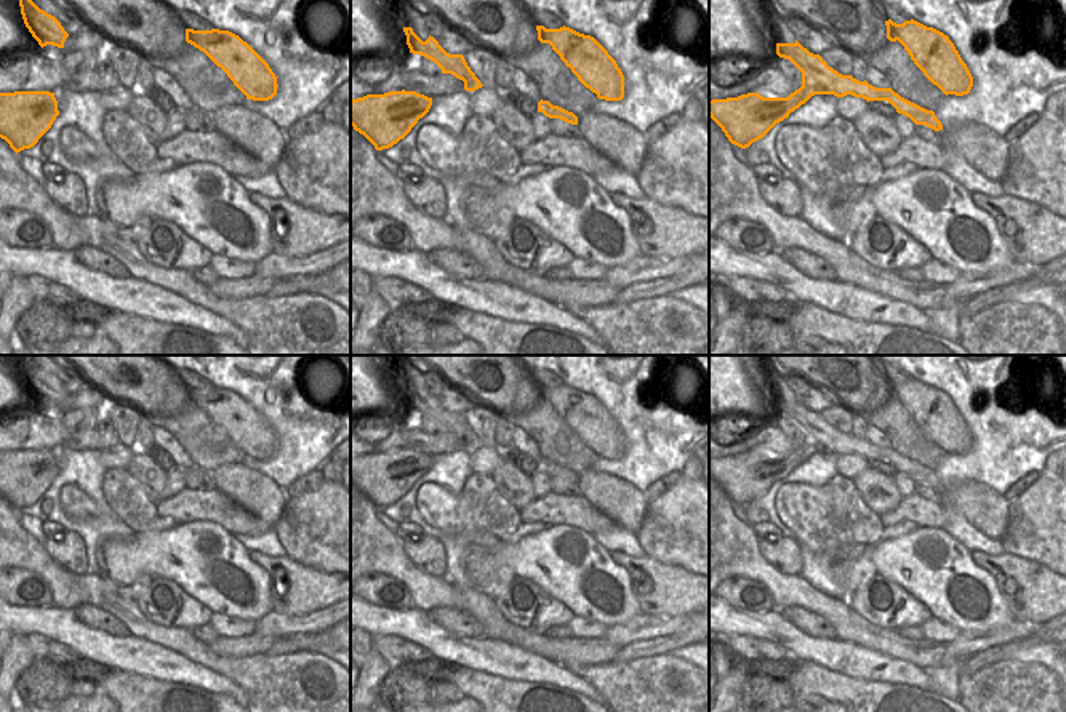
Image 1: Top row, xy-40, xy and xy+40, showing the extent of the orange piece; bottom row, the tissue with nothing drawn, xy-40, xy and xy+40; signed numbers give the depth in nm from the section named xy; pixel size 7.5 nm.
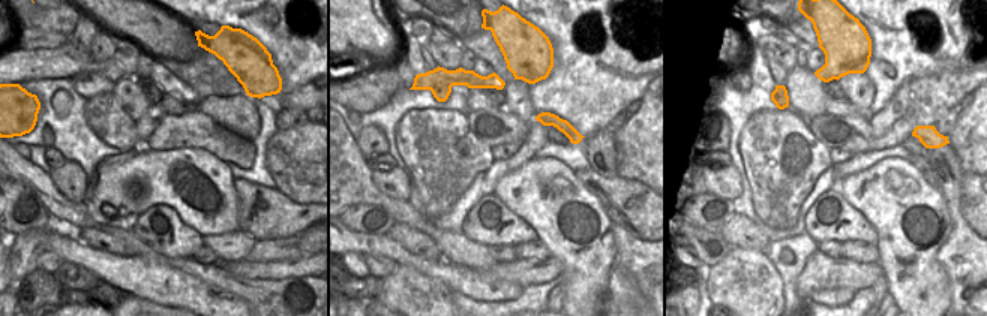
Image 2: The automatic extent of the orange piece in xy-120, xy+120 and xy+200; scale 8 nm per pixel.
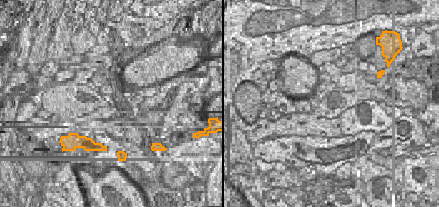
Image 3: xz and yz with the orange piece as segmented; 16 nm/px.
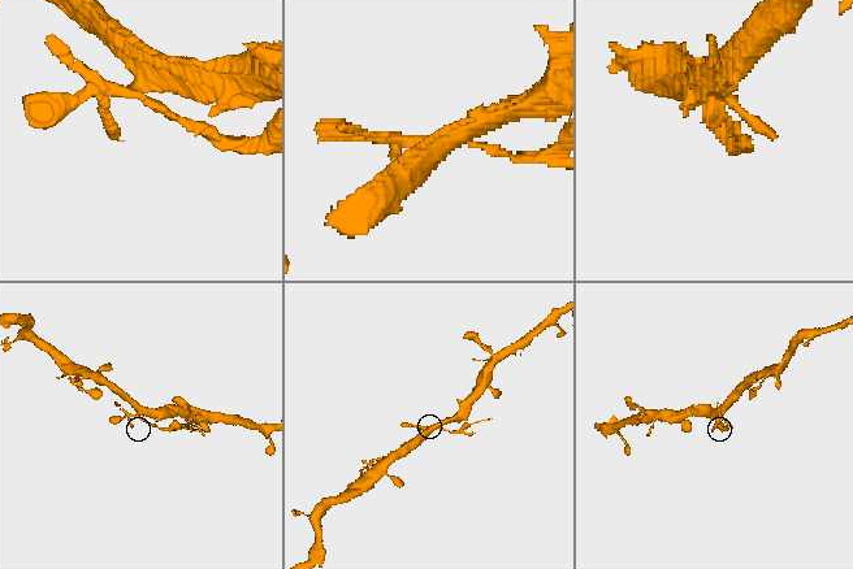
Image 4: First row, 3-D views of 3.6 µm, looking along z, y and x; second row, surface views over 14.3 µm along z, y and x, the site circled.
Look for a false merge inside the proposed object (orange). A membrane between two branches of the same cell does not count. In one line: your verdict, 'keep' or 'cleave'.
cleave

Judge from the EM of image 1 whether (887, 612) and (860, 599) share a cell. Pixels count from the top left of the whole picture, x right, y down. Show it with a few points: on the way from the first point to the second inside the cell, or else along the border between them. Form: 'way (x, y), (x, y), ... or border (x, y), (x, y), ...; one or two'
way (881, 608), (873, 608), (866, 602); one

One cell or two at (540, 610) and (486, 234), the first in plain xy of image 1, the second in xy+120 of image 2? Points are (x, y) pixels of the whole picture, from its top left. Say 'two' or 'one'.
one

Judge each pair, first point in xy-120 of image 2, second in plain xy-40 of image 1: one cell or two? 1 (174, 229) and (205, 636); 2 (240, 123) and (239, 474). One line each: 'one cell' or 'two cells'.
1: two cells
2: one cell

